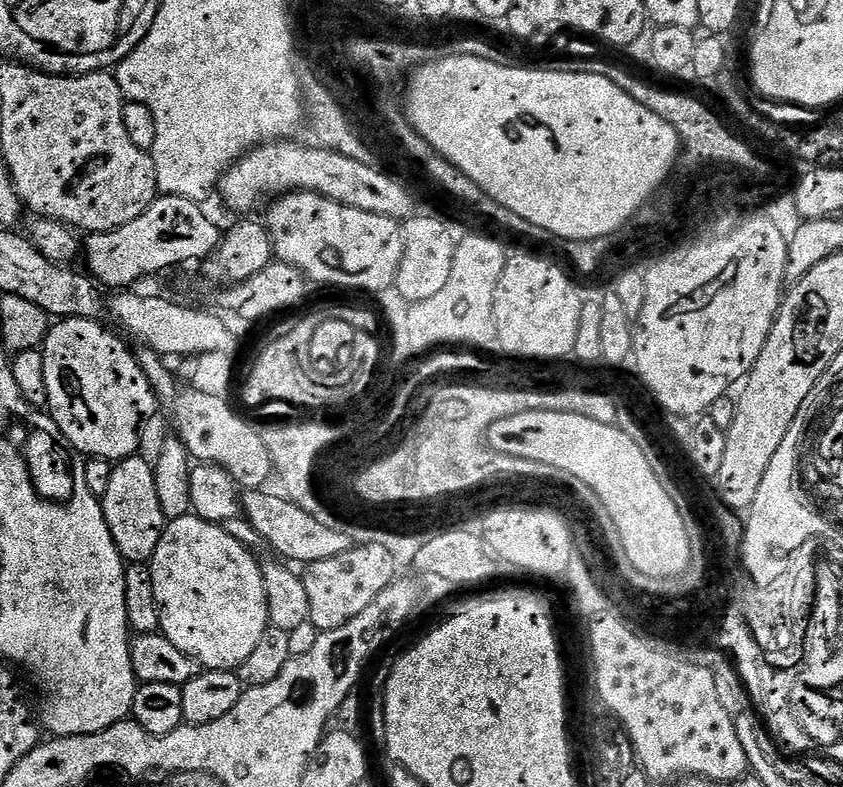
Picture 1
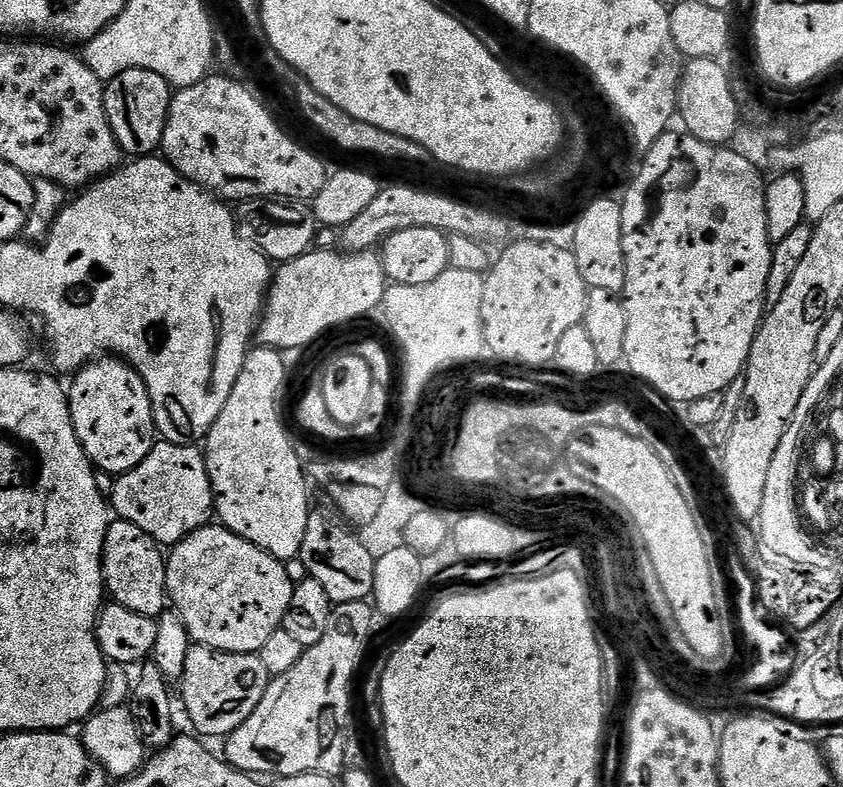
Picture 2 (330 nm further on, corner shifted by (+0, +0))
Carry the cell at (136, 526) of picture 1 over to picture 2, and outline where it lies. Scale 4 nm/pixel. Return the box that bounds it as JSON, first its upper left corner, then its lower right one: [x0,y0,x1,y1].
[110,442,216,546]

